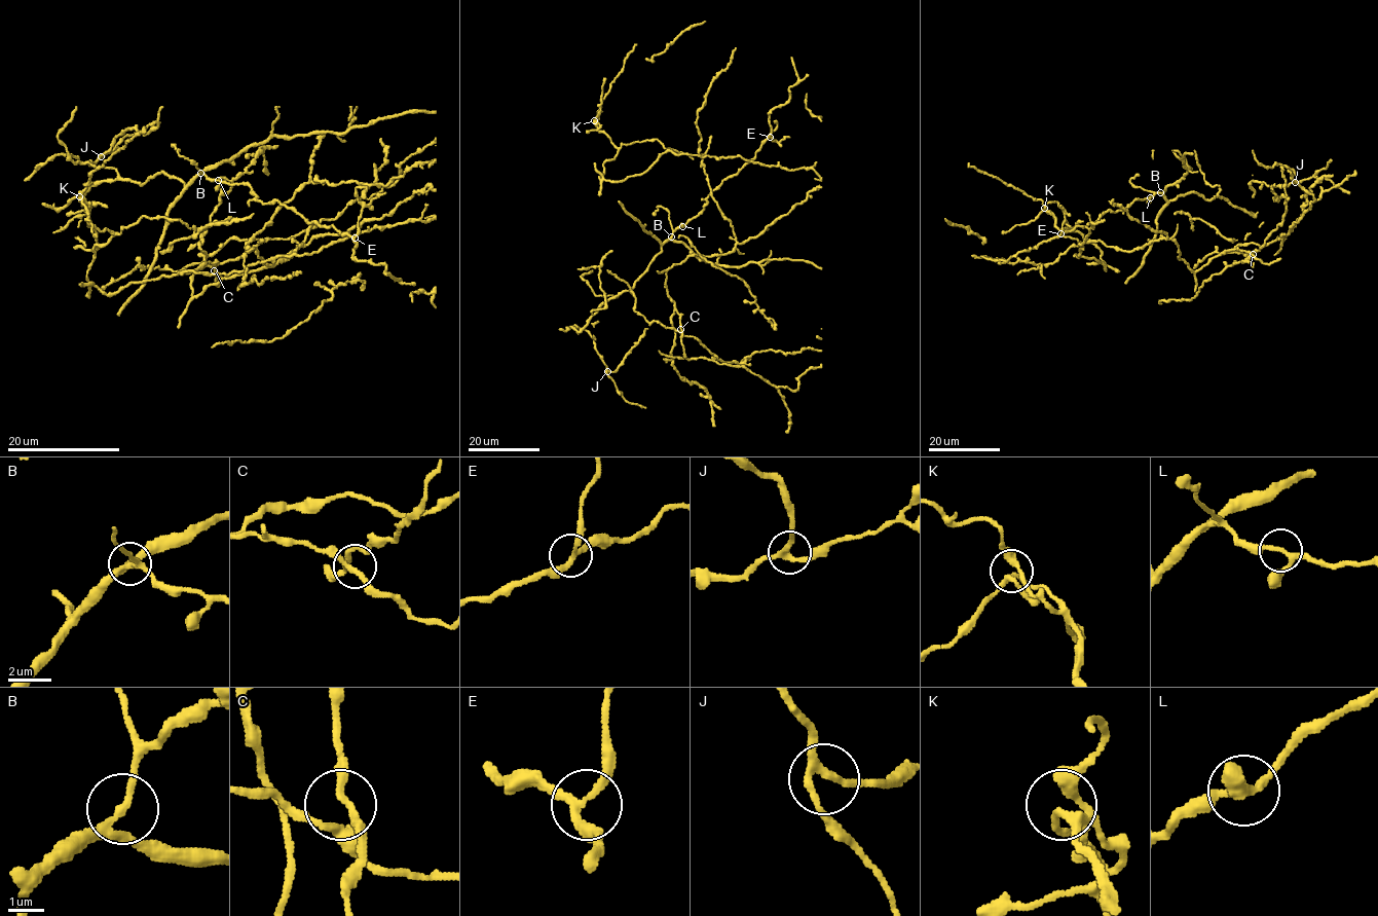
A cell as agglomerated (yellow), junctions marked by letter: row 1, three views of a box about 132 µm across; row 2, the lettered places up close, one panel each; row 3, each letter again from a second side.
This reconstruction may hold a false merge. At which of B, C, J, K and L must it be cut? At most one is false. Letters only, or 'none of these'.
none of these

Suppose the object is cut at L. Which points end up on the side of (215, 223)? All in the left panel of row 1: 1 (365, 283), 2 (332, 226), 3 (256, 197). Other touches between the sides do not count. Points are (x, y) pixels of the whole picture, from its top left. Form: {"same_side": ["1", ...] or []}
{"same_side": ["1"]}

